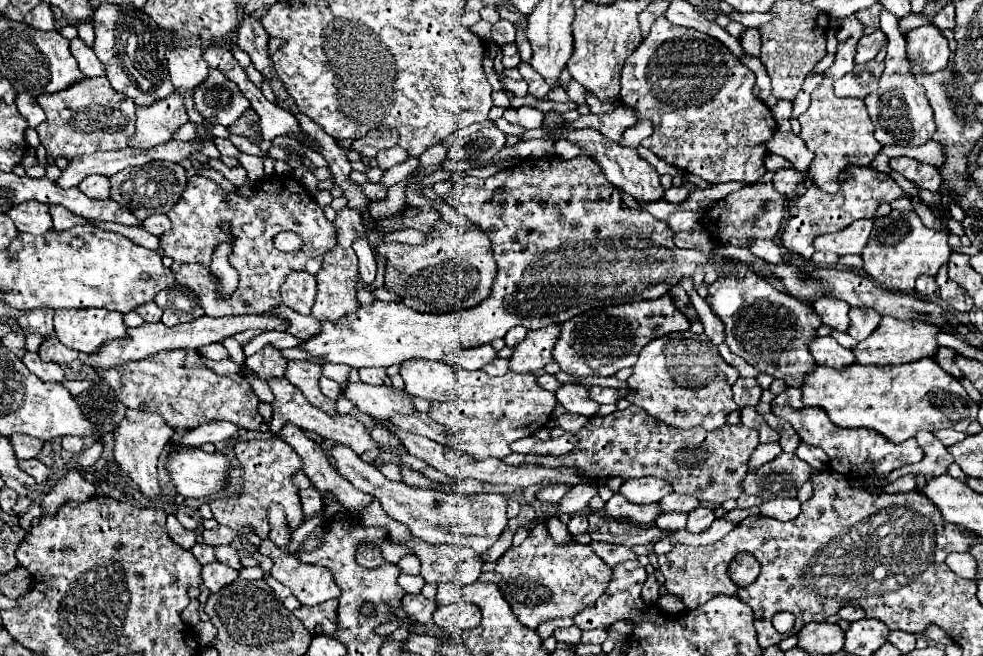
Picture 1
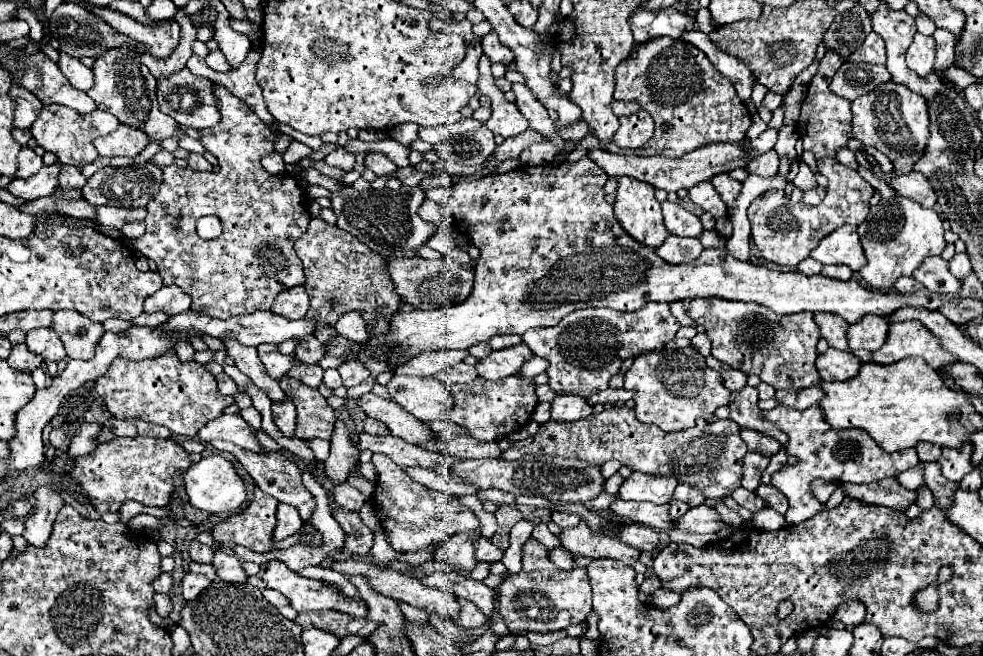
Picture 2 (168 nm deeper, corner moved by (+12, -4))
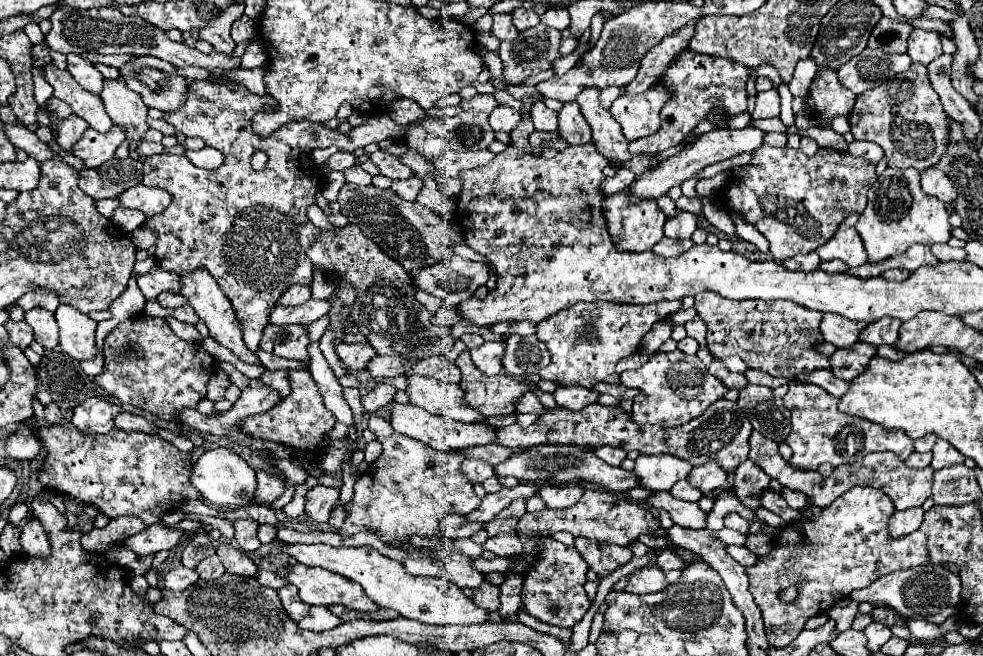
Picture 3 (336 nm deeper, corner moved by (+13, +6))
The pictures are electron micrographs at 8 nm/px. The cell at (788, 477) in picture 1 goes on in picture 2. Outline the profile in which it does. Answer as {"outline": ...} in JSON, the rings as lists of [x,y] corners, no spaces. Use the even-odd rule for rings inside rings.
{"outline":[[[768,484],[768,486],[760,486],[758,490],[756,490],[756,494],[758,496],[762,496],[776,512],[780,512],[780,514],[786,514],[786,510],[788,510],[788,502],[786,502],[786,496],[782,494],[782,492],[778,492],[772,484]]]}

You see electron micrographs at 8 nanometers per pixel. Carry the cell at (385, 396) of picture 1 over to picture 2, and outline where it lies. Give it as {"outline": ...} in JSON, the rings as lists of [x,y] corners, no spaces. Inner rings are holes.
{"outline":[[[368,392],[360,398],[360,408],[368,416],[378,418],[380,422],[384,422],[392,436],[402,438],[408,444],[418,446],[418,444],[436,440],[436,434],[428,428],[426,422],[414,418],[412,414],[406,414],[406,410],[402,410],[402,406],[398,406],[396,402],[384,400],[384,398]]]}

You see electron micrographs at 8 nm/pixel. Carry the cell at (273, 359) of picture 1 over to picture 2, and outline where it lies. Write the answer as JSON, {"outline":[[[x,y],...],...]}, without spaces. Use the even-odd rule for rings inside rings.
{"outline":[[[262,344],[262,346],[258,346],[258,358],[264,364],[268,376],[272,376],[276,380],[280,380],[298,362],[294,354],[290,354],[290,356],[280,354],[276,350],[276,344]]]}

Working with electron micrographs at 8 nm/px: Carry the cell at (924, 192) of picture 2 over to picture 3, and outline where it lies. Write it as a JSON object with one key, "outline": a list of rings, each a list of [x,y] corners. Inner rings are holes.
{"outline":[[[927,168],[921,174],[921,188],[923,188],[925,194],[937,196],[945,204],[949,204],[957,196],[957,192],[953,188],[953,182],[943,172],[939,172],[937,168]]]}

